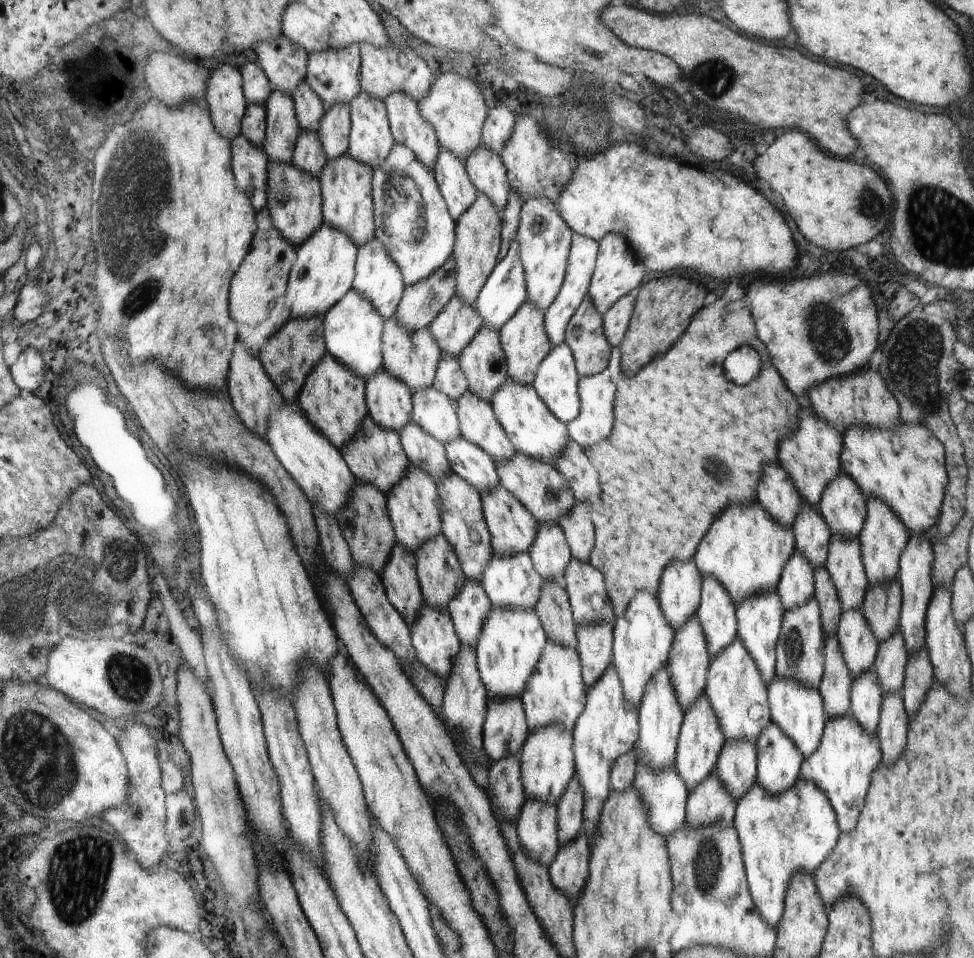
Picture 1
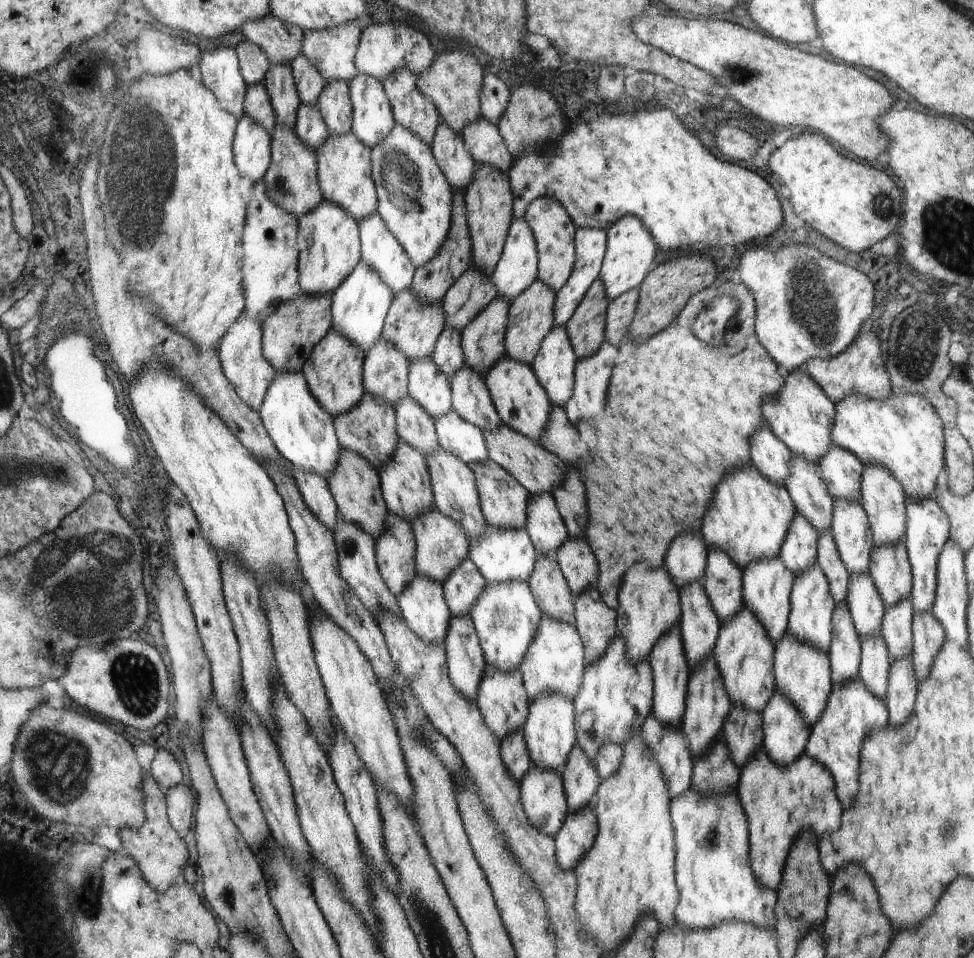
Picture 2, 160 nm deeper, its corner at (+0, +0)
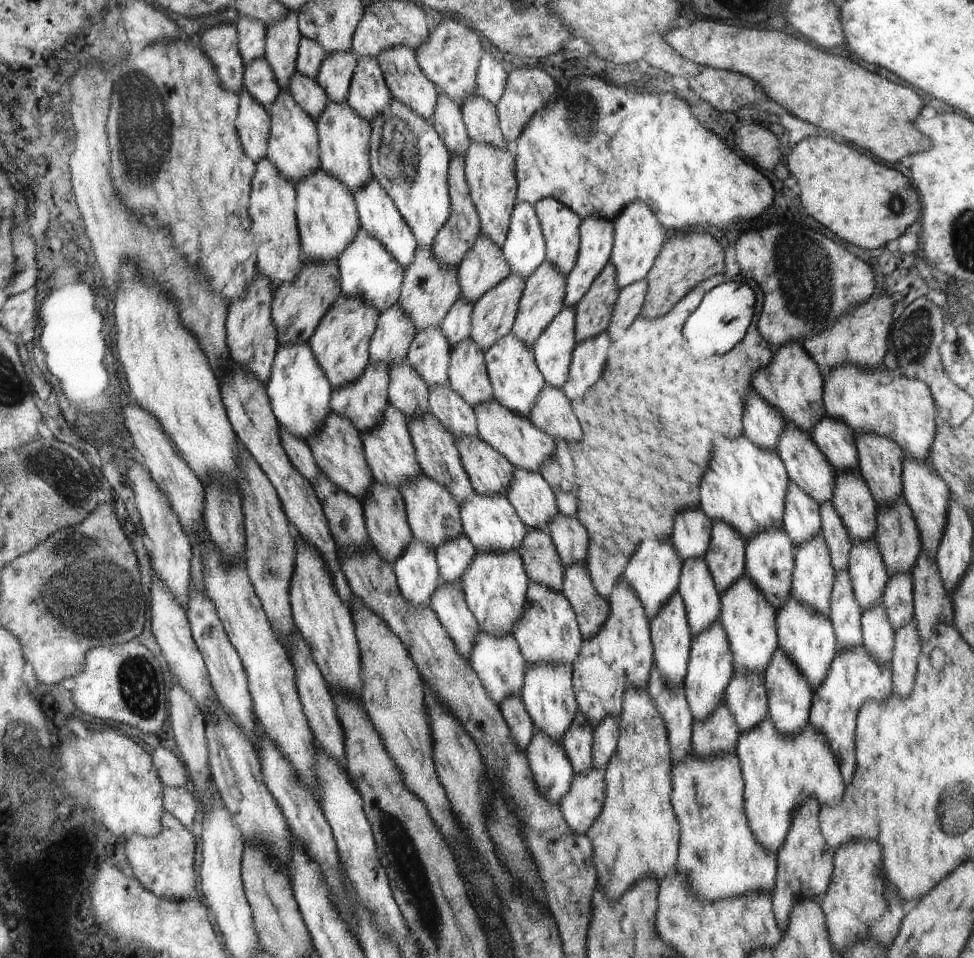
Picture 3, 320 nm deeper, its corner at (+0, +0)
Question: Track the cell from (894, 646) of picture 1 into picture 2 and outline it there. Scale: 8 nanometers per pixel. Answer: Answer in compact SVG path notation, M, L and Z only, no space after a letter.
M911 594L908 597L899 600L894 606L887 606L885 608L885 613L883 614L883 623L881 624L880 632L887 644L889 655L894 661L897 661L905 654L910 653L913 648L913 632L911 626L915 610L913 609L913 600L910 596Z

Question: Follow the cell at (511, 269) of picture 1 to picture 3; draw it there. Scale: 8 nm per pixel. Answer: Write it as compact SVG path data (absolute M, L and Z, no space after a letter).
M520 202L515 208L507 240L501 248L508 264L511 264L511 272L522 275L525 280L545 262L546 237L535 205Z

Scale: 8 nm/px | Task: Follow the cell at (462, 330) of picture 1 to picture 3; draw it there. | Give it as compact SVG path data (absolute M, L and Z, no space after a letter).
M483 232L478 236L476 244L467 252L466 258L458 264L457 271L462 285L462 294L473 304L512 273L511 264L508 264L507 258L503 255L503 249L494 244L493 240L490 240Z

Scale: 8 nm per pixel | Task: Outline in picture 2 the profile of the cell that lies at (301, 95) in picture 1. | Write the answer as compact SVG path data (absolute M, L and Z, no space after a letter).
M298 53L291 62L291 71L294 73L295 84L298 86L302 104L316 106L317 98L326 85L321 72L303 55Z

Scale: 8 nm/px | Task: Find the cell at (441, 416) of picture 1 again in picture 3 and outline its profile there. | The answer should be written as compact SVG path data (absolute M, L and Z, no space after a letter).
M442 325L419 330L412 339L407 358L409 365L427 381L429 388L448 380L452 346L445 337Z

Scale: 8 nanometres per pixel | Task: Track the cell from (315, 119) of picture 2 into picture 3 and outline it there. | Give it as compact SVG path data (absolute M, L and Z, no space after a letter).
M297 68L287 90L298 106L301 106L314 120L320 116L322 109L327 107L329 96L326 91L316 79L305 77Z

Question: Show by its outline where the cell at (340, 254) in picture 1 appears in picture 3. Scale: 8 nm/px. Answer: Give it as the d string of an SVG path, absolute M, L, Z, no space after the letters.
M318 168L314 175L308 175L295 185L298 200L299 233L302 237L302 257L317 263L340 260L360 232L358 202L354 192L337 176L329 175Z

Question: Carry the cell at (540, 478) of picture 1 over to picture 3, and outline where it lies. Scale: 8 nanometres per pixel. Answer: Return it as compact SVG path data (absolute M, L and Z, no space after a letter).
M495 400L480 403L473 409L478 436L491 444L492 448L503 453L516 468L540 472L554 458L555 439L548 436L543 429L539 429L527 416L514 412Z

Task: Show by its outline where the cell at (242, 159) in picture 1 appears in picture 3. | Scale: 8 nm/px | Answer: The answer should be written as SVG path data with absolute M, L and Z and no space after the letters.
M242 88L242 91L239 92L236 128L244 152L255 163L267 156L269 110L264 108L246 88Z

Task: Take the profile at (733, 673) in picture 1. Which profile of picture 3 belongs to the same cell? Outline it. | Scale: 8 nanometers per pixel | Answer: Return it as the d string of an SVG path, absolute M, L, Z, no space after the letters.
M747 572L734 586L722 591L719 597L722 614L719 619L727 631L736 671L762 671L764 674L768 662L779 646L778 612Z

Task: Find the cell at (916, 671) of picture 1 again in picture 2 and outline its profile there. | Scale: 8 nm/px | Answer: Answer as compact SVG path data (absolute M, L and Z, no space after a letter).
M931 609L916 613L912 623L913 665L919 682L926 678L934 662L935 654L938 654L945 641L945 630L939 623Z

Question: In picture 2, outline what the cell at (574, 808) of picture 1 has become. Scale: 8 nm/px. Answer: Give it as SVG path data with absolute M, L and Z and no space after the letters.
M577 742L570 751L564 770L562 770L564 792L568 803L568 813L586 807L596 794L600 783L595 765L586 756Z

